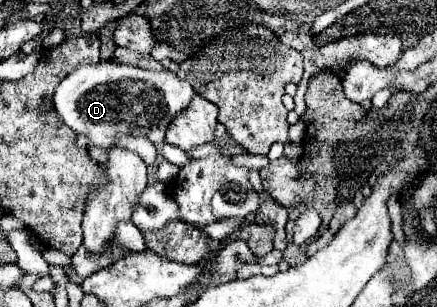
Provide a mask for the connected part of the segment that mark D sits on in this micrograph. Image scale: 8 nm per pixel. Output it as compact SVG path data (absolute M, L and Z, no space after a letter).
M100 60L98 64L80 66L58 84L54 92L54 108L66 126L90 138L90 146L108 150L116 134L132 134L132 136L146 136L156 148L162 148L170 120L190 104L192 94L194 88L188 82L180 80L172 70L152 72L152 70L142 70L138 66L120 64L116 60Z

